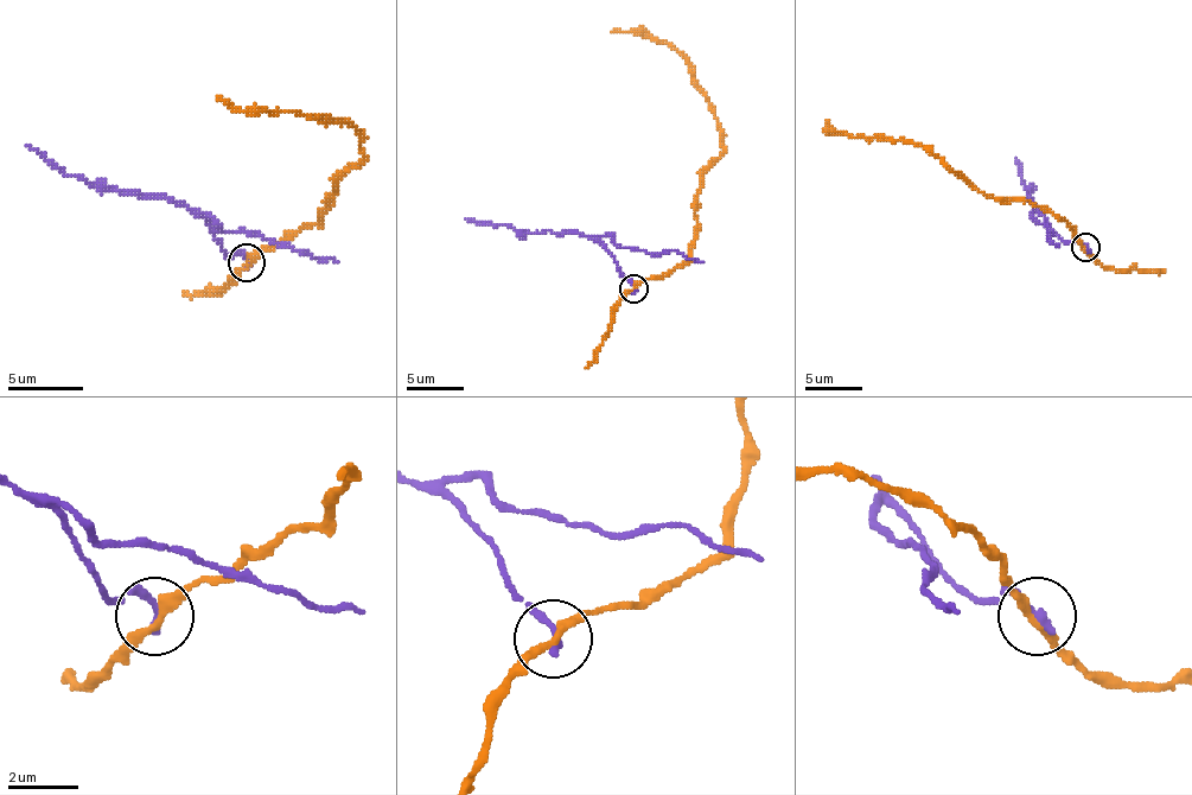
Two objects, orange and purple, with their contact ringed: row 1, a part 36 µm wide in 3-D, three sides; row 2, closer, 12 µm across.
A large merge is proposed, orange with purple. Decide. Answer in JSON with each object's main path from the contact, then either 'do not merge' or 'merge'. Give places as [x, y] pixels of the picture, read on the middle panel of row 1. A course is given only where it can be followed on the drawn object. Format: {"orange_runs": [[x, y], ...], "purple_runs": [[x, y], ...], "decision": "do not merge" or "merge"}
{"orange_runs": [[635, 287], [663, 279], [689, 259], [700, 176], [724, 144], [694, 69], [665, 43], [611, 32]], "purple_runs": [[635, 287], [605, 250], [585, 236], [548, 230], [520, 233], [508, 224], [485, 224], [465, 218]], "decision": "do not merge"}

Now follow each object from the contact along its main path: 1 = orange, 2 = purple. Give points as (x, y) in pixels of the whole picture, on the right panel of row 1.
1: (1084, 247), (1056, 215), (1027, 201), (993, 198), (973, 189), (941, 160), (904, 140), (829, 132), (829, 120)
2: (1084, 247), (1064, 241), (1033, 203), (1027, 195), (1030, 192), (1021, 183), (1015, 158)

